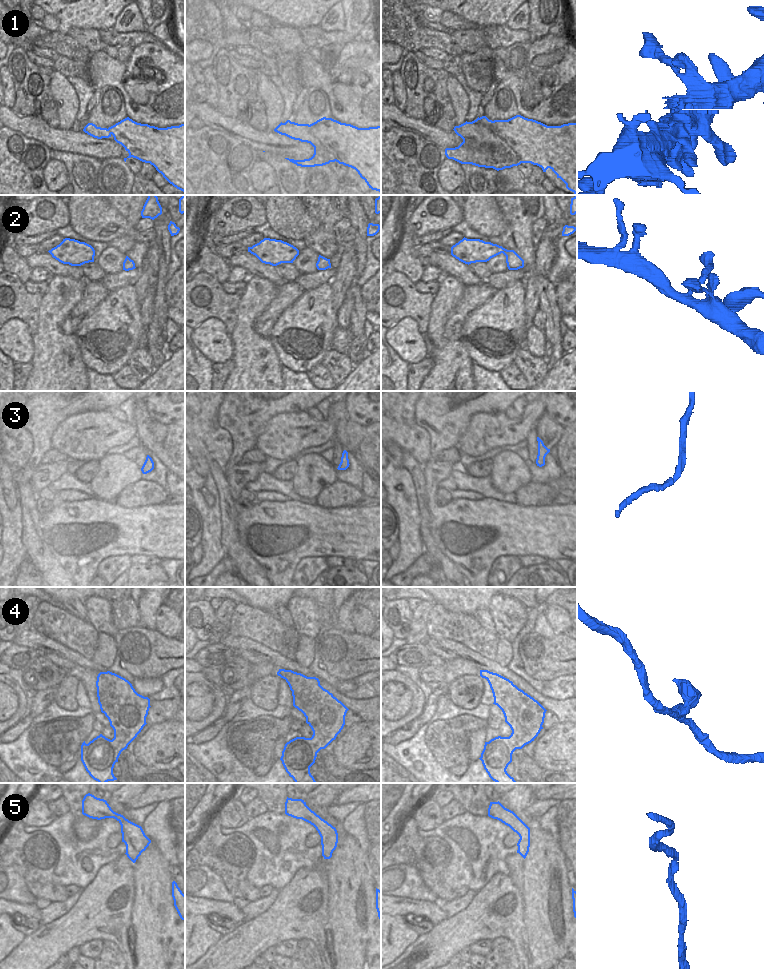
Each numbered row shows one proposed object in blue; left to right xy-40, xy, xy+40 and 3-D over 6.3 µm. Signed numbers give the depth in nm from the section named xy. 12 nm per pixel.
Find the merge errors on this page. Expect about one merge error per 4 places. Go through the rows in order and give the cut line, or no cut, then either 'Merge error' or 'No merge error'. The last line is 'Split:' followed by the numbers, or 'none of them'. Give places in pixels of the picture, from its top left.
1: No split. No merge error
2: No split. No merge error
3: No split. No merge error
4: No split. No merge error
5: No split. No merge error
Split: none of them.

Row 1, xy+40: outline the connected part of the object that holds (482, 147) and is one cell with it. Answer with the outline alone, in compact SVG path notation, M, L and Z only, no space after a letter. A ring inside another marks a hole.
M521 115L494 121L482 116L455 126L453 130L463 142L458 147L445 149L448 159L497 171L521 163L537 165L543 172L550 168L566 184L566 188L577 195L577 122L547 126Z

